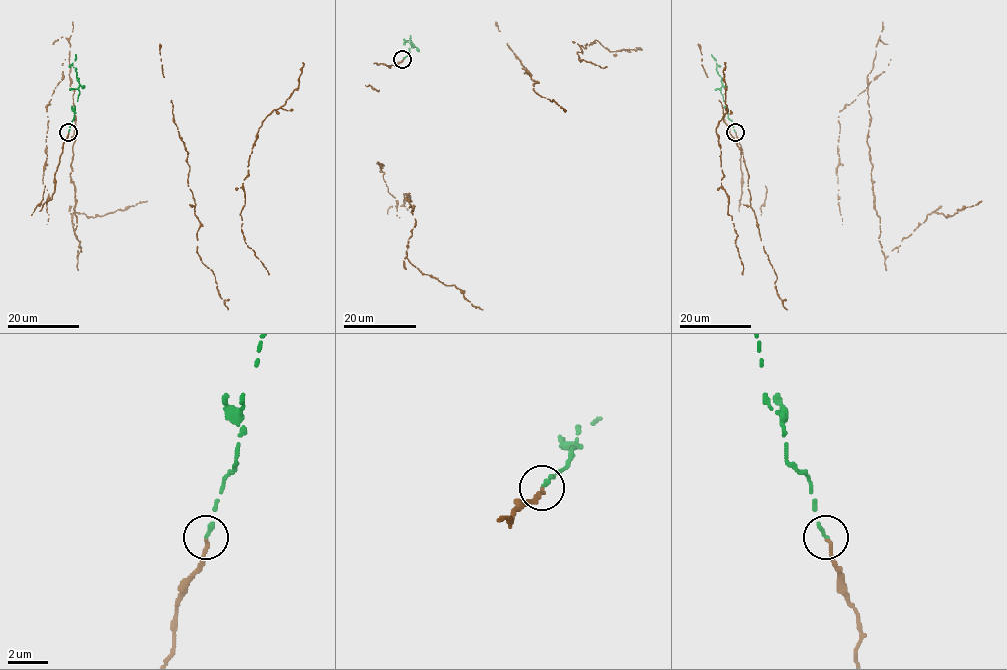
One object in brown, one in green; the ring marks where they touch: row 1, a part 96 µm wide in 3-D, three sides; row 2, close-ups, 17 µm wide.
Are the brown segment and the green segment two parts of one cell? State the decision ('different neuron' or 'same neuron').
same neuron

